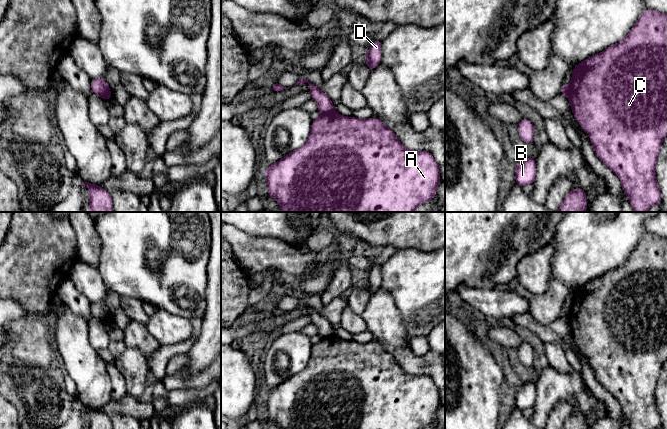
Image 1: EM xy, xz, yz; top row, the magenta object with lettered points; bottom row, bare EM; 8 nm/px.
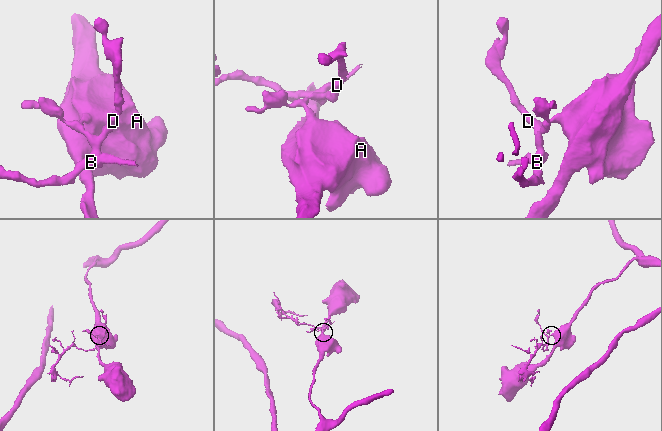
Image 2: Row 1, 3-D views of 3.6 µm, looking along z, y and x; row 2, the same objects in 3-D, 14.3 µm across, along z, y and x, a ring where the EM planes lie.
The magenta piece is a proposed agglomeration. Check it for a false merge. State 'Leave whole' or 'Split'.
Split

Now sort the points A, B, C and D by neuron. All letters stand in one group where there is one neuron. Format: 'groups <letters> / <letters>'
groups A C / B D

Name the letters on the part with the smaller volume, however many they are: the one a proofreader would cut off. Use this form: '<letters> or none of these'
B, D

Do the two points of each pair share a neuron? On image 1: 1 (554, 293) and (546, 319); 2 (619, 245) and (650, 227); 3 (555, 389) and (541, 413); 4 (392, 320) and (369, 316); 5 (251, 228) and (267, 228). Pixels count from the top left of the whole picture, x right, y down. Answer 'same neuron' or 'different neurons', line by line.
1: same neuron
2: different neurons
3: same neuron
4: same neuron
5: same neuron

